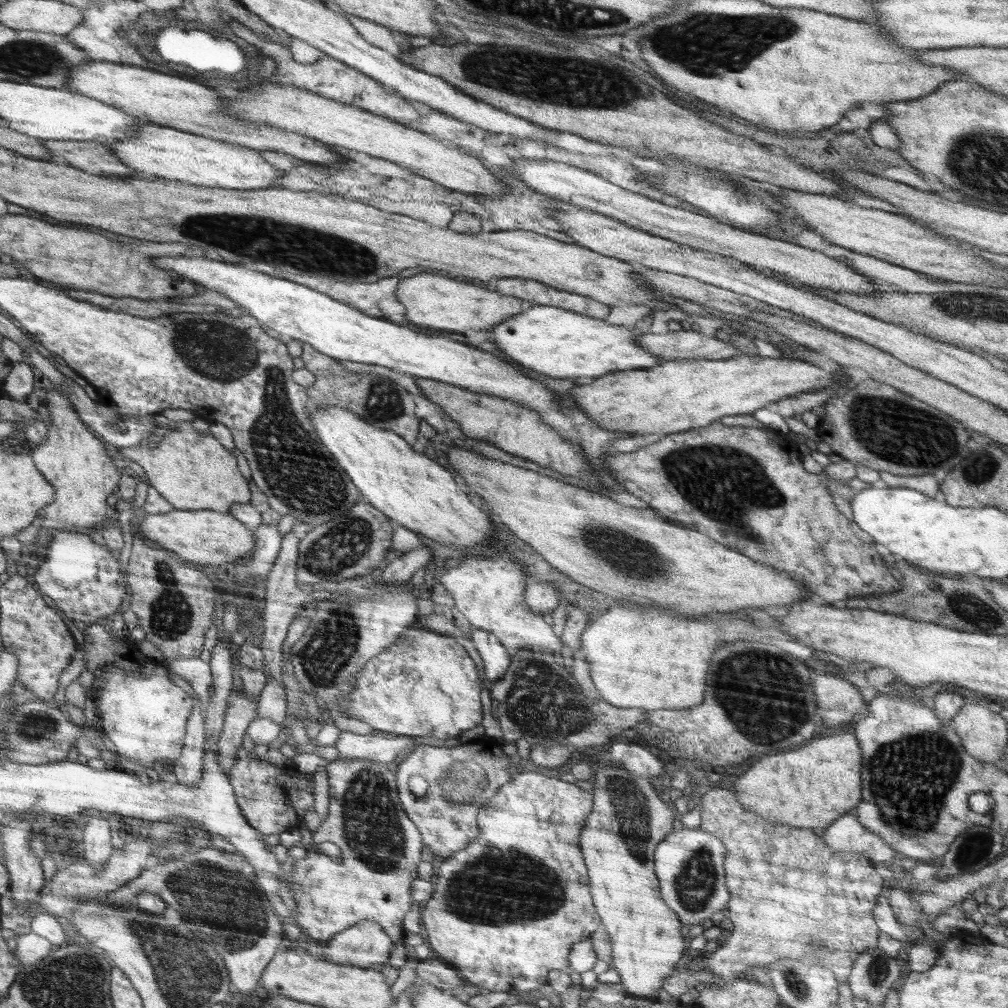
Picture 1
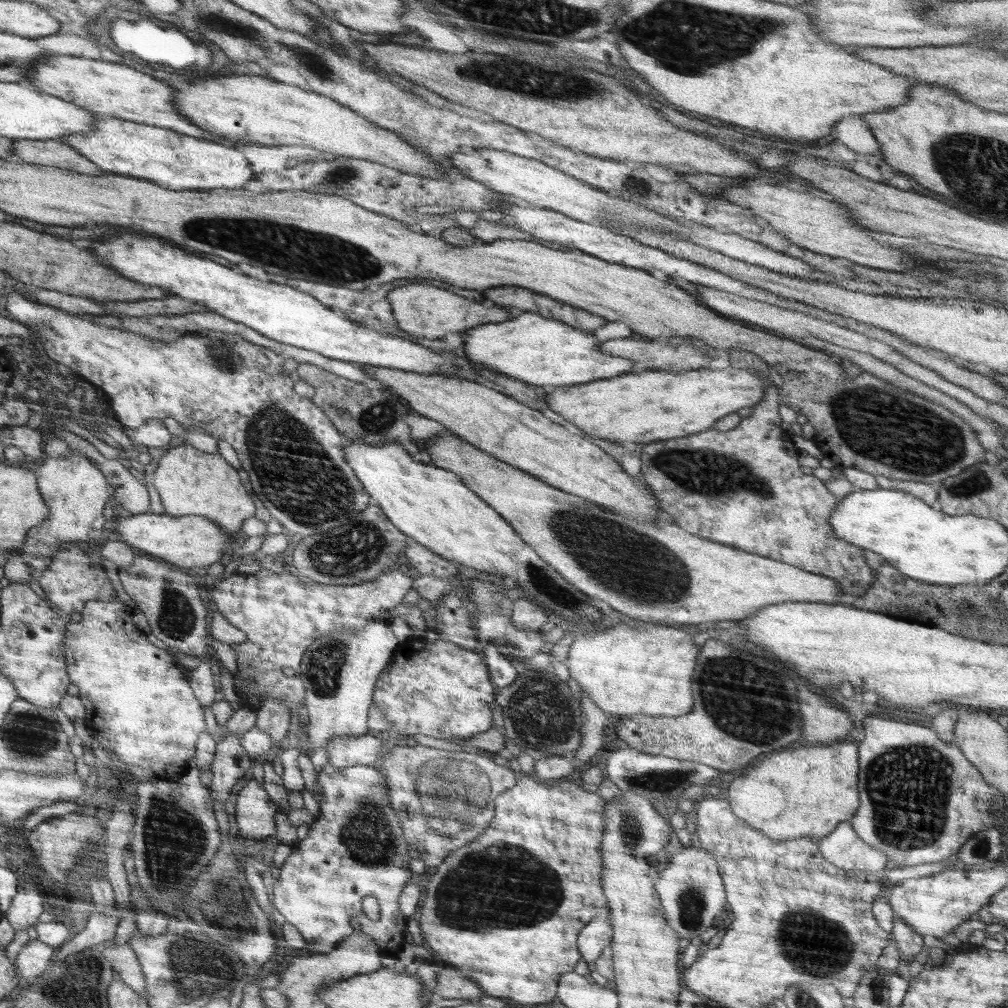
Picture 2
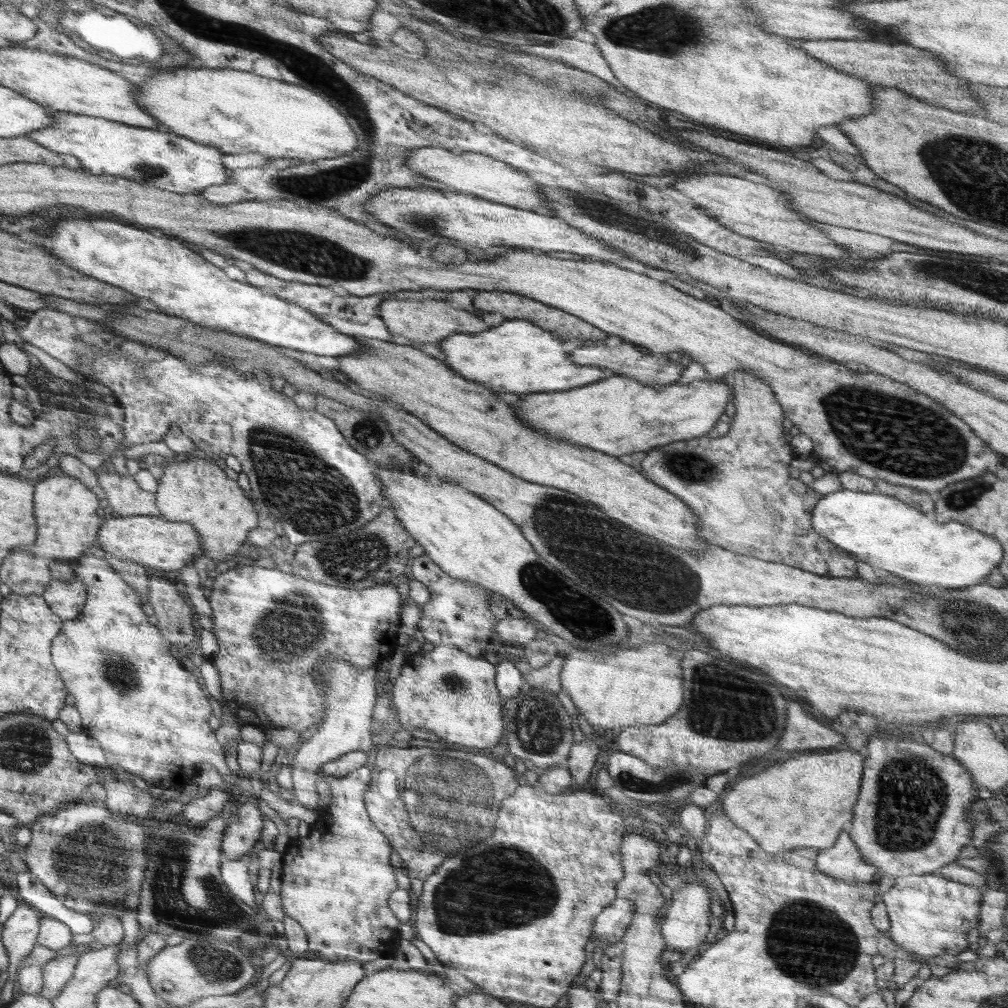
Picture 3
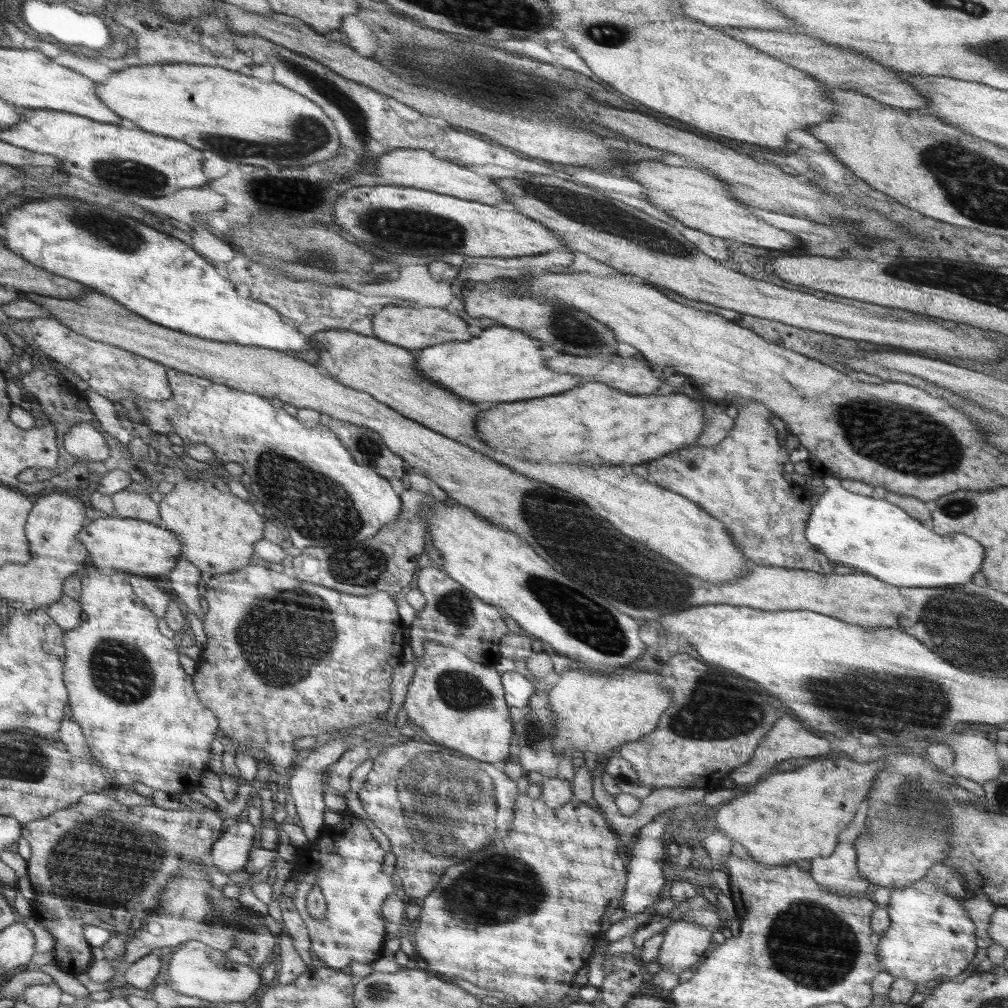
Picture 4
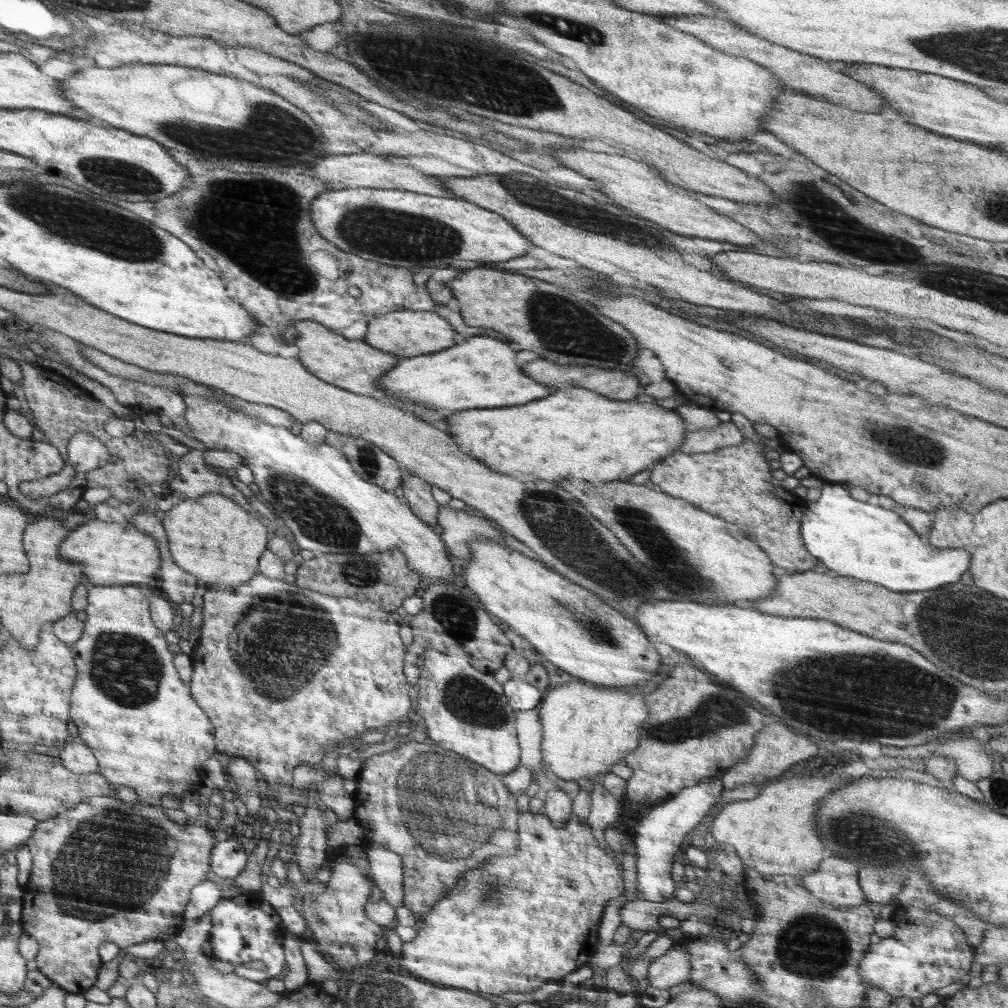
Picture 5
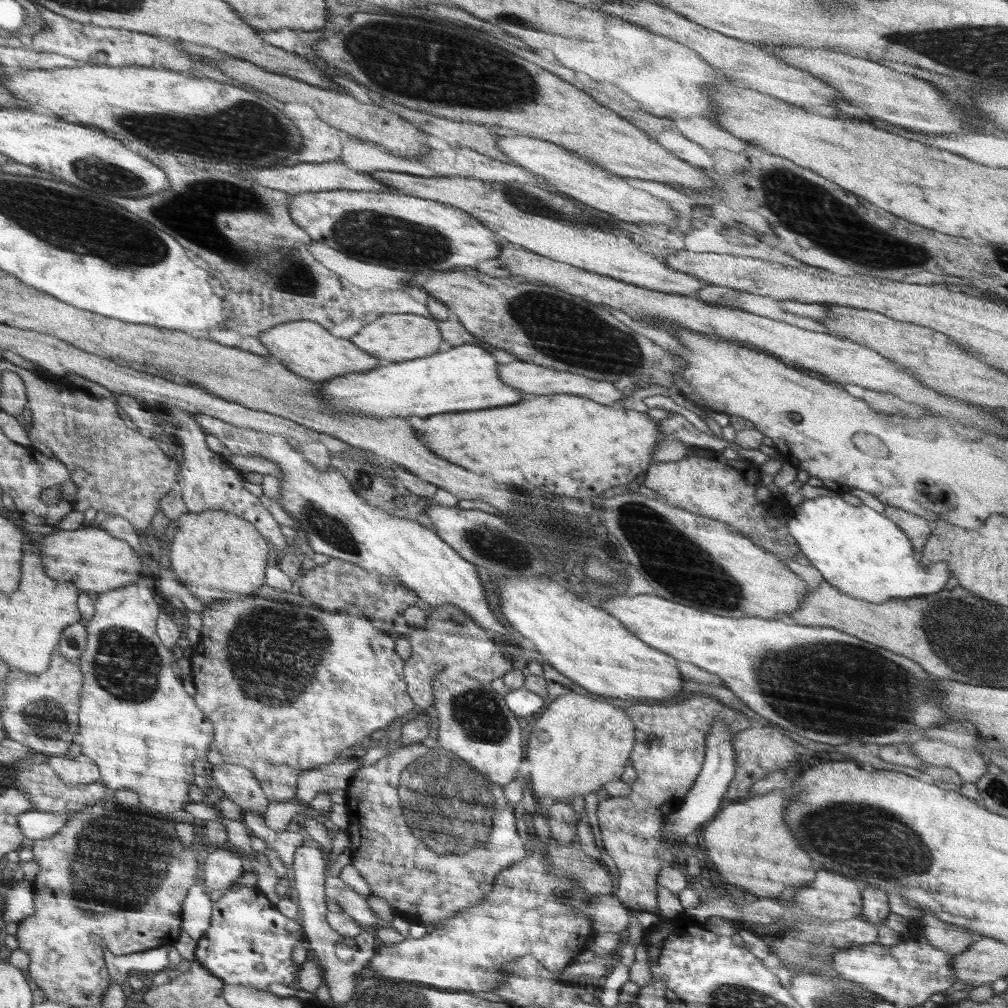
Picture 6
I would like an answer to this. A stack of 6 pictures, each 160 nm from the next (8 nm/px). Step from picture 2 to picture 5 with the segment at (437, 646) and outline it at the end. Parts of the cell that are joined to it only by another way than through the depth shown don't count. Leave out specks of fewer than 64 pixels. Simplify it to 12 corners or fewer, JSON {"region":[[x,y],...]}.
{"region":[[428,650],[416,712],[435,744],[498,775],[516,712],[492,674]]}

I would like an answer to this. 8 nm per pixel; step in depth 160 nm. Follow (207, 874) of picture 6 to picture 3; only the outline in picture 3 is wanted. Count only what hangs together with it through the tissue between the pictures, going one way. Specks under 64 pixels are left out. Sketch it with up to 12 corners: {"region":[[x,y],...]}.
{"region":[[242,804],[223,840],[228,861],[243,858],[260,838],[262,814]]}

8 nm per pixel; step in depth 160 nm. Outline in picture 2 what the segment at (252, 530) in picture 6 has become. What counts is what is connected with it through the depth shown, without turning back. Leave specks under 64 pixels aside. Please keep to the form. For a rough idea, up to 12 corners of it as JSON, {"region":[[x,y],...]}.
{"region":[[168,447],[153,484],[164,513],[224,533],[254,517],[218,453]]}

